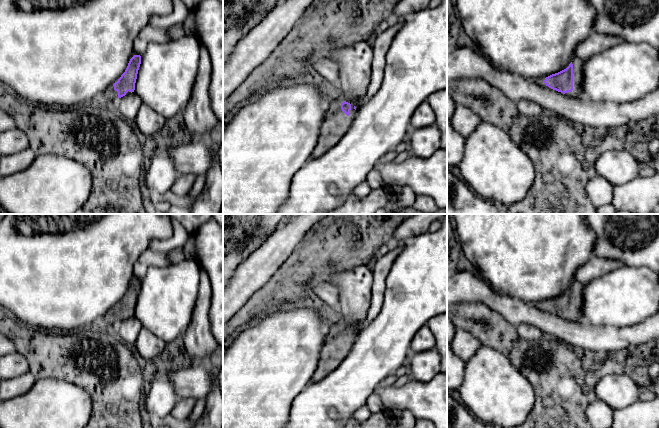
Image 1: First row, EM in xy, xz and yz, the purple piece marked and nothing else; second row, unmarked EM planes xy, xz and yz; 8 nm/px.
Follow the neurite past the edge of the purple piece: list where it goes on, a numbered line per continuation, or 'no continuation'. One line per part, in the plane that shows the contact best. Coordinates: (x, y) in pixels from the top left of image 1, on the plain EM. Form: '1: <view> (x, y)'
1: yz (578, 287)

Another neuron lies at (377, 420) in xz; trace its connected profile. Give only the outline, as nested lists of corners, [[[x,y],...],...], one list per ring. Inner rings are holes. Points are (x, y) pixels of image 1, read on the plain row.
[[[375,412],[371,414],[368,420],[361,424],[352,417],[341,428],[386,428],[387,426],[383,412]]]

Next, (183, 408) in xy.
[[[180,398],[174,408],[172,409],[170,415],[177,420],[186,420],[189,418],[195,403],[196,399]]]

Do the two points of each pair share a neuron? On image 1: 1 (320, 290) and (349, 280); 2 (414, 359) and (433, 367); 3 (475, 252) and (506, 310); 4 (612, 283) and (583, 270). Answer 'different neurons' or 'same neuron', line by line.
1: different neurons
2: same neuron
3: different neurons
4: different neurons

